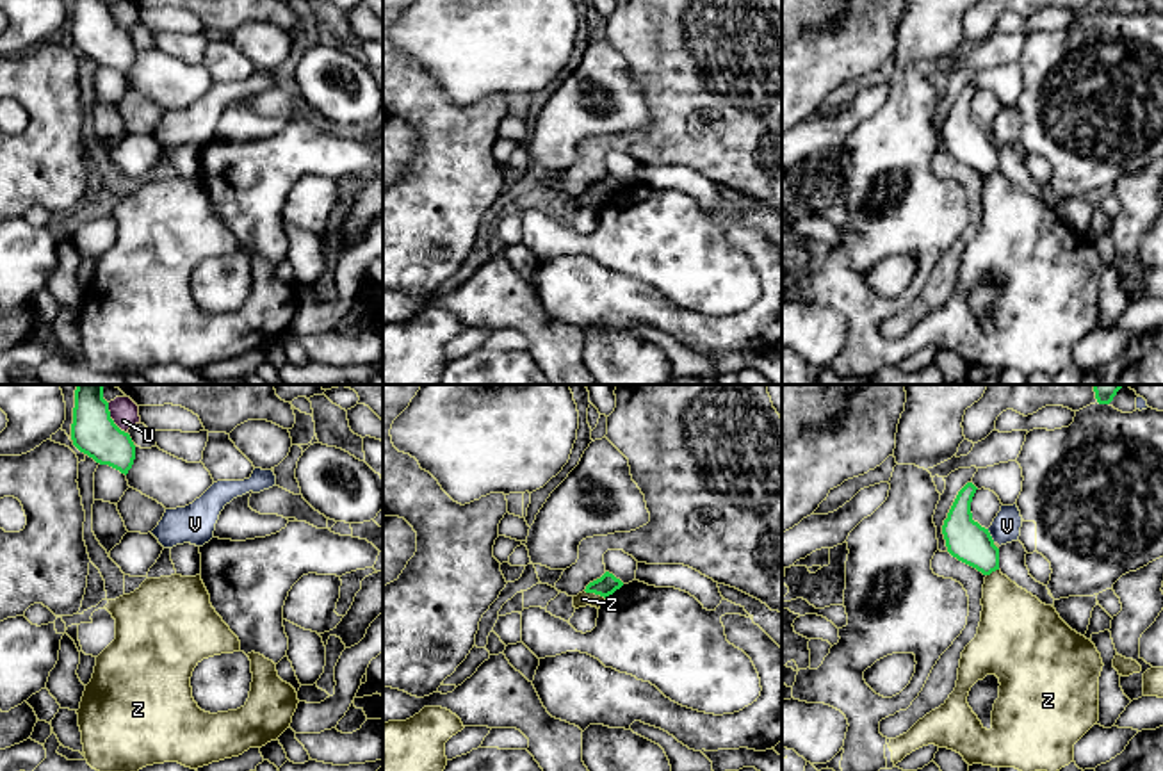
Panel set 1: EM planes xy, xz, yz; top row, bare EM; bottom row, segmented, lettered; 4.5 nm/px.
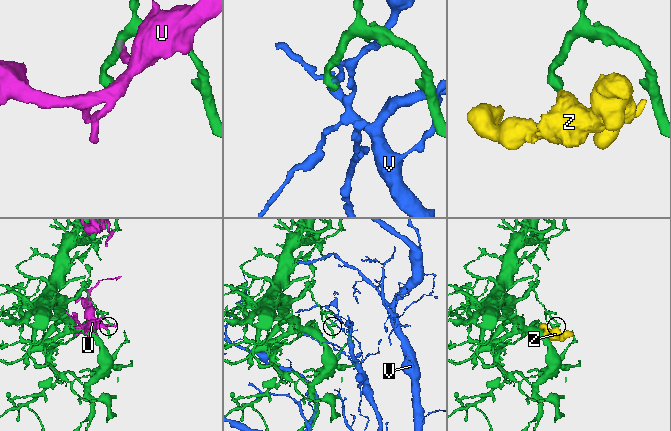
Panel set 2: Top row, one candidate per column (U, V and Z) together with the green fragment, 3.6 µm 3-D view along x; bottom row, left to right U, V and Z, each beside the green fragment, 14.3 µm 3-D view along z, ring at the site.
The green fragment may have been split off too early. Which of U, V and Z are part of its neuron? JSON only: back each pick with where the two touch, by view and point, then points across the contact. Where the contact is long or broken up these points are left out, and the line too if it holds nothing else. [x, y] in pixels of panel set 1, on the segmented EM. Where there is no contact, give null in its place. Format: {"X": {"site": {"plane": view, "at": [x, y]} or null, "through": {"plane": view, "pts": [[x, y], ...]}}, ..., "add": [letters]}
{"add": []}

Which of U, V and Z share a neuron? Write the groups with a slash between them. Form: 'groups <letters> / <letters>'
groups U / V / Z

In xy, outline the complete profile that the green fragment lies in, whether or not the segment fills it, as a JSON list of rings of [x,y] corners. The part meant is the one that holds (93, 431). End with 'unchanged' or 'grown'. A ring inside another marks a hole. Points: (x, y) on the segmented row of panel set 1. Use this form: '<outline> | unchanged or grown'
[[[77,385],[71,440],[80,452],[125,475],[134,465],[135,445],[110,418],[103,385]]] | unchanged

